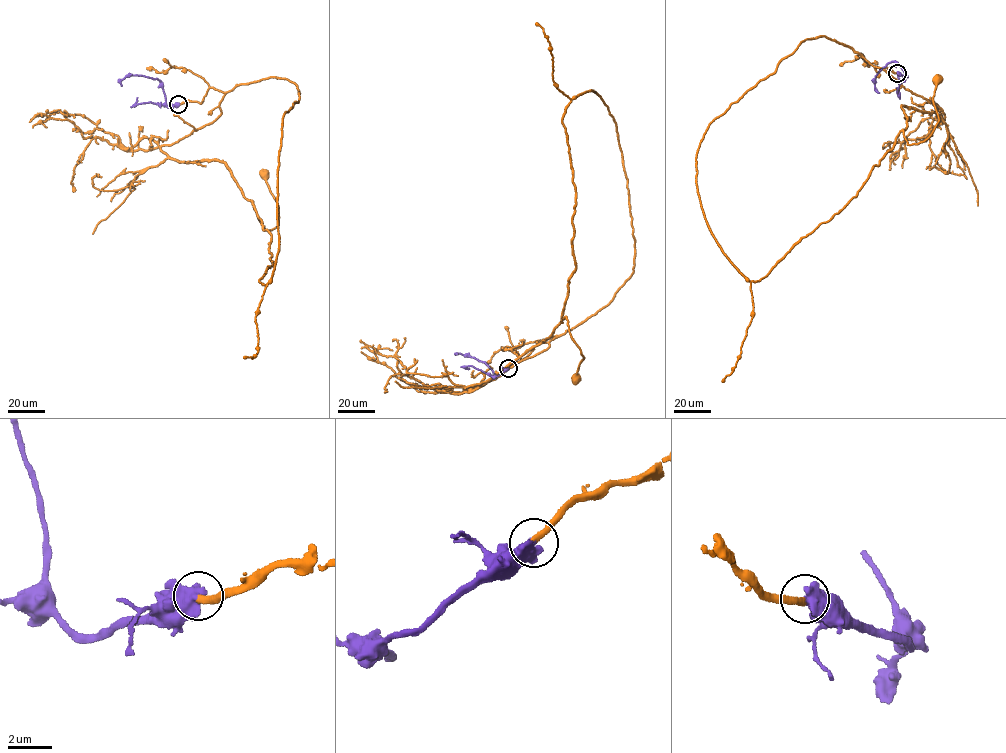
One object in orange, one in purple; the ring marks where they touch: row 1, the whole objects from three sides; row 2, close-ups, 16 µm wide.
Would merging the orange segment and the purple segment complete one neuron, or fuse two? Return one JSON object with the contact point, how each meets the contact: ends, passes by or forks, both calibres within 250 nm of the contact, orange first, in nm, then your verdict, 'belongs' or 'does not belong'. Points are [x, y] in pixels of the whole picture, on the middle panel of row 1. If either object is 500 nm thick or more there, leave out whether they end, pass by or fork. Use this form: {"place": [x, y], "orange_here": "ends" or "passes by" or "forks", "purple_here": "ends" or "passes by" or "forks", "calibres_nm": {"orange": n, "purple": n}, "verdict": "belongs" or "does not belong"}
{"place": [508, 368], "calibres_nm": {"orange": 280, "purple": 700}, "verdict": "belongs"}

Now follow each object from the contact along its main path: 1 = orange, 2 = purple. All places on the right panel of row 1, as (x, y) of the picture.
1: (897, 73), (860, 56), (935, 106), (932, 112), (902, 106), (909, 144), (925, 141), (938, 121), (937, 81)
2: (897, 73), (906, 77), (901, 67), (892, 61), (881, 69), (875, 82), (879, 92)

